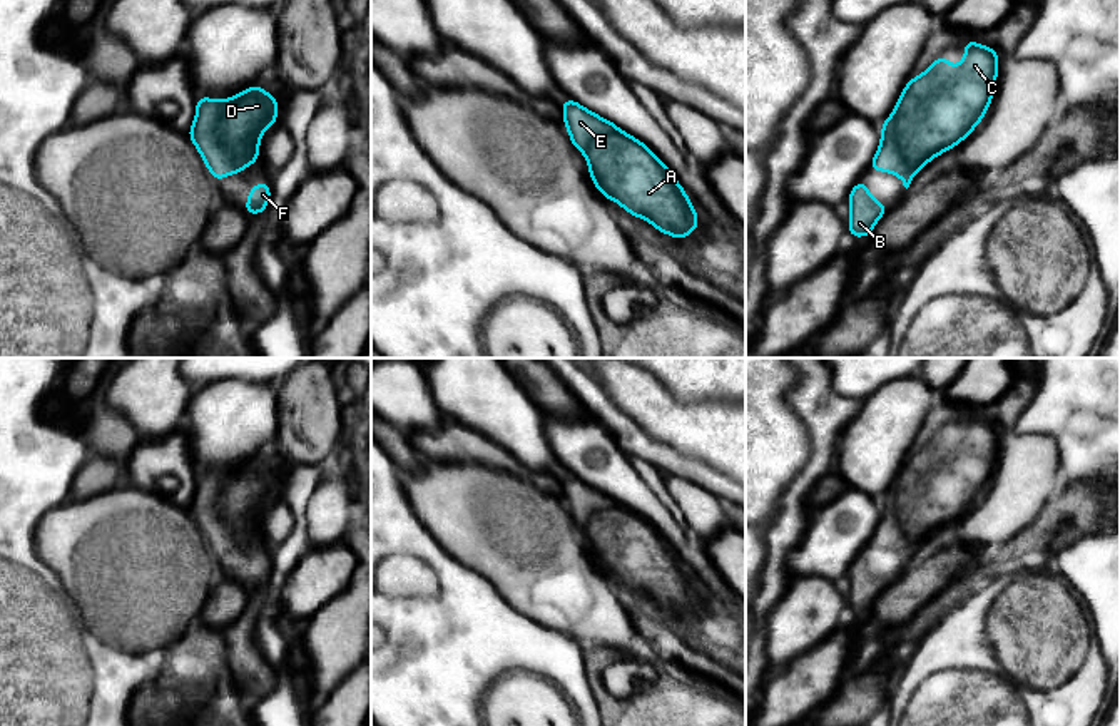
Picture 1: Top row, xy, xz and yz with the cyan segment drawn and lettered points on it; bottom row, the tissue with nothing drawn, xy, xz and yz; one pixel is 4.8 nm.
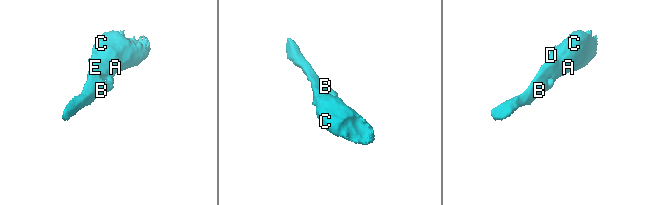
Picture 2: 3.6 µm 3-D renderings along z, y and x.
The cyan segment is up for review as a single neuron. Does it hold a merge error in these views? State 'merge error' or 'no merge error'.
no merge error

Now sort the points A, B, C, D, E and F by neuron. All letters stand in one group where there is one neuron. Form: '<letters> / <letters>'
A B C D E F

